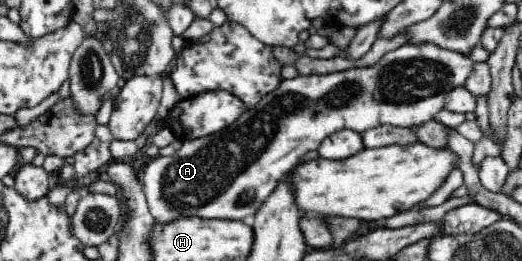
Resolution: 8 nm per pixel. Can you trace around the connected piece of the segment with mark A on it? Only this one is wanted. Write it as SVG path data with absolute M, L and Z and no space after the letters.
M404 43L398 49L389 51L384 54L384 57L372 65L372 67L354 67L352 69L345 69L344 71L337 71L326 75L302 75L298 74L296 77L283 79L276 89L267 93L256 105L244 110L240 117L227 125L219 132L212 133L199 138L184 139L180 149L171 156L164 157L158 155L153 159L142 163L141 178L144 186L144 195L148 202L148 207L155 221L160 225L170 224L181 218L198 217L202 220L248 220L251 221L257 210L262 205L262 202L276 189L276 184L284 177L286 172L289 172L298 161L305 159L316 152L323 139L331 136L332 133L343 129L352 129L352 131L362 133L365 129L376 127L377 125L390 124L396 127L409 128L410 126L420 125L425 121L430 121L436 114L443 109L444 97L452 91L455 87L462 87L465 85L466 79L472 73L472 65L475 59L468 55L462 55L456 51L449 49L442 49L432 43L422 43L422 45L414 45L413 43Z

